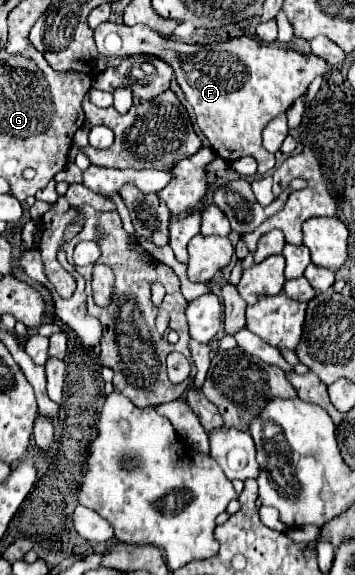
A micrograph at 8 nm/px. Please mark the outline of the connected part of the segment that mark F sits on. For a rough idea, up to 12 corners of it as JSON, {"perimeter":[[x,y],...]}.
{"perimeter":[[107,20],[99,54],[163,58],[215,154],[275,168],[263,128],[327,72],[247,36]]}

